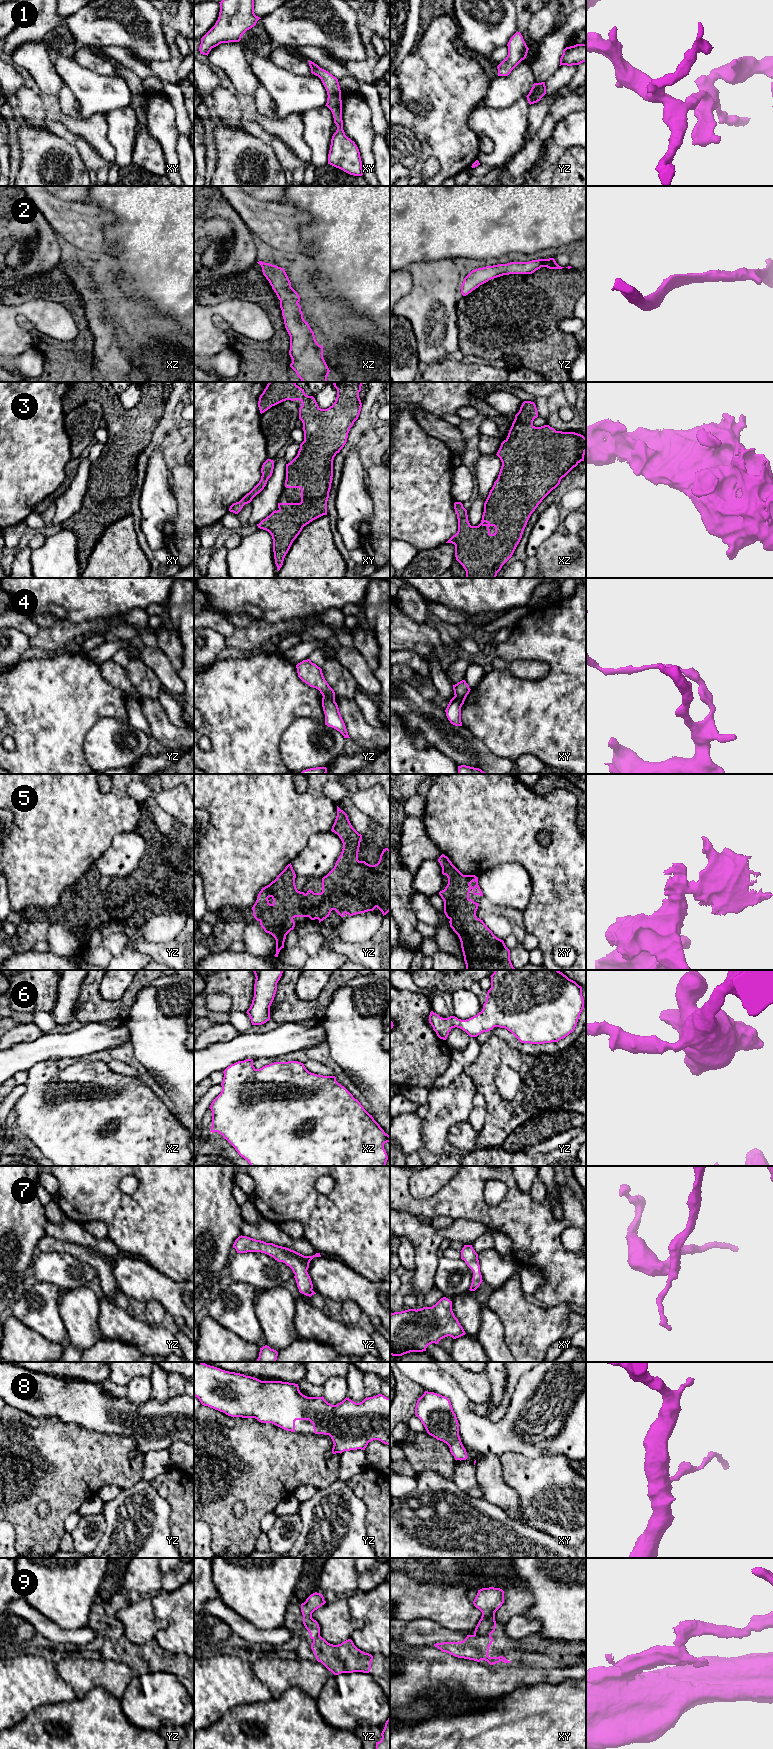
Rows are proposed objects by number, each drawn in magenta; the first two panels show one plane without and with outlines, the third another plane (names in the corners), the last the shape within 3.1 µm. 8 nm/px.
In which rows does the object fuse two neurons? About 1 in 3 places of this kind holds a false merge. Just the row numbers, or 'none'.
4

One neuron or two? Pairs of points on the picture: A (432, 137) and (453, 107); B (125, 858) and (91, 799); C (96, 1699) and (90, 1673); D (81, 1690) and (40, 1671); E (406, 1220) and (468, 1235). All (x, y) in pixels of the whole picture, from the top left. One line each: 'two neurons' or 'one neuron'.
A: one neuron
B: two neurons
C: two neurons
D: two neurons
E: one neuron

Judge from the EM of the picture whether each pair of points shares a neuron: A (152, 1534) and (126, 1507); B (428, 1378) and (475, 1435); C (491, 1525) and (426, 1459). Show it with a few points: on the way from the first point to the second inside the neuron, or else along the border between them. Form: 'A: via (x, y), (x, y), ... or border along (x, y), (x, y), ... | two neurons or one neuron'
A: via (145, 1527), (133, 1514) | one neuron
B: via (444, 1386), (459, 1401), (460, 1408), (467, 1419) | one neuron
C: border along (420, 1472), (432, 1470), (451, 1480) | two neurons

